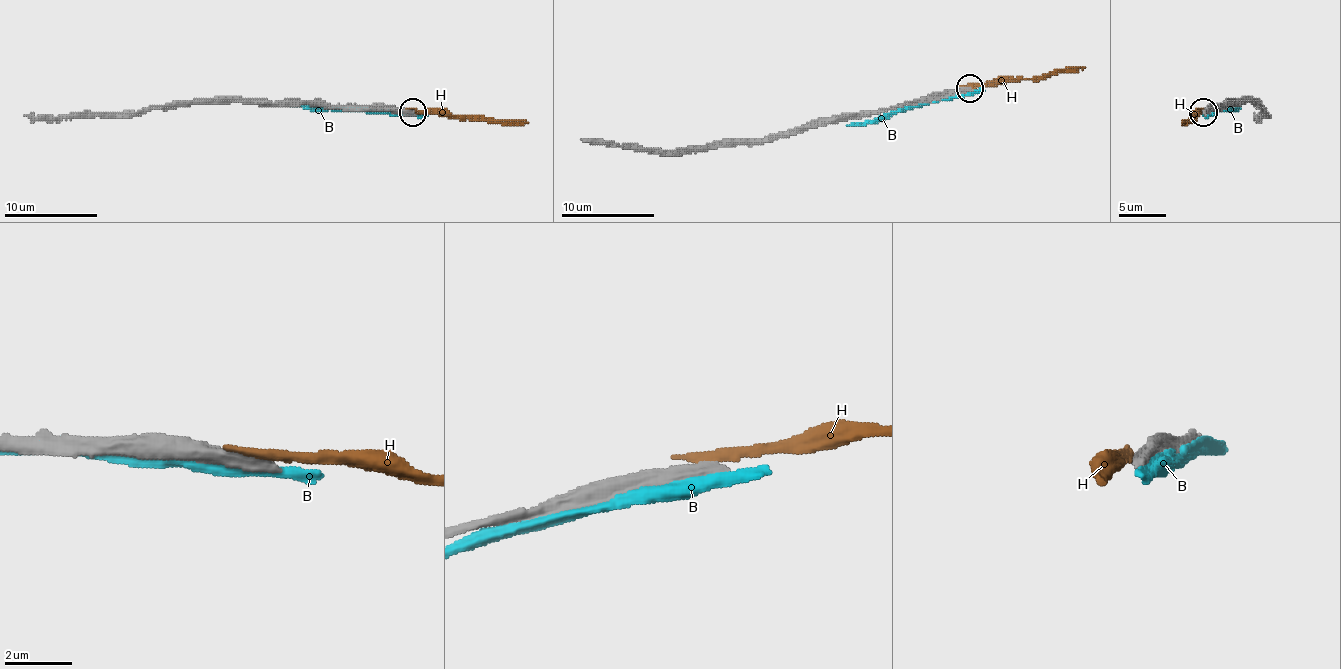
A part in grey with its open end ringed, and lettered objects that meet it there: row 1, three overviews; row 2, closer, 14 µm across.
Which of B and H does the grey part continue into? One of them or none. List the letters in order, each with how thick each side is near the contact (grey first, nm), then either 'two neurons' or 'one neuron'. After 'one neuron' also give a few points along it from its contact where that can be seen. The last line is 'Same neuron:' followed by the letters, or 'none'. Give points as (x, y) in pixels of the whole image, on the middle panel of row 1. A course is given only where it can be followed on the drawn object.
B: 440/460 nm | two neurons
H: 460/360 nm | two neurons
Same neuron: none

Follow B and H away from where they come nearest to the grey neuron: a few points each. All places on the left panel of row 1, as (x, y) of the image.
B: (397, 111), (290, 106)
H: (408, 111), (439, 113), (450, 117), (527, 122)

